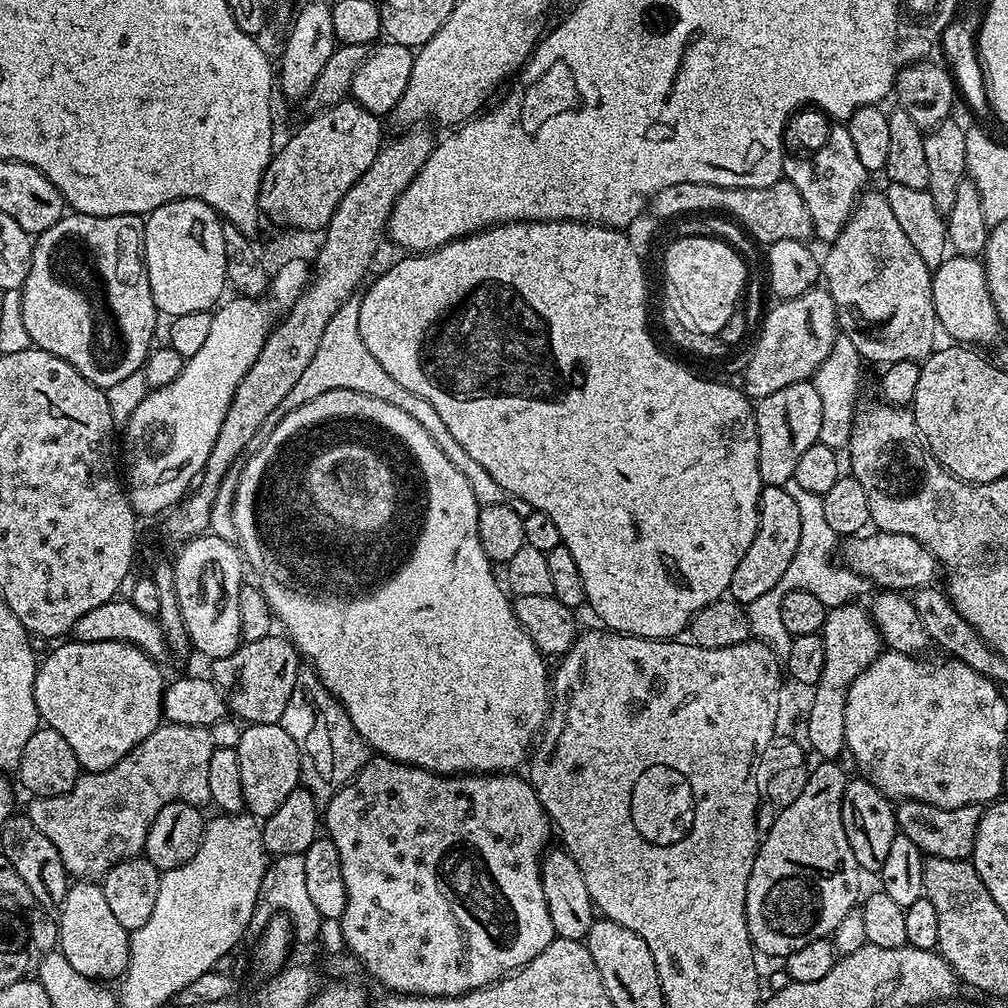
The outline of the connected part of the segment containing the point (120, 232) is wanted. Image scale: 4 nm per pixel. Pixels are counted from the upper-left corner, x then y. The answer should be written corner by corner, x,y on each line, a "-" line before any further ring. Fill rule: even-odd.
81,212
66,214
50,230
39,233
35,237
32,246
32,261
30,262
30,274
26,274
26,282
19,289
22,298
22,322
26,325
26,334
30,334
35,347
46,350
74,366
82,378
89,380
94,386
107,390
114,386
114,382
122,382
122,378
141,371
144,367
144,359
154,347
152,339
156,336
156,319
158,313
156,303
150,294
150,278
144,265
144,220
139,216
130,214
118,214
117,216
87,216

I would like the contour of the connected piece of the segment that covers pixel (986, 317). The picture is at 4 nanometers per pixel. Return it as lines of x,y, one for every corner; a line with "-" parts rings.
952,254
945,259
939,268
932,272
934,310
939,320
939,327
948,336
953,336
953,341
964,346
981,346
980,344
992,344
1000,336
1002,325
998,316
998,310
990,298
988,279
984,273
984,265
977,257

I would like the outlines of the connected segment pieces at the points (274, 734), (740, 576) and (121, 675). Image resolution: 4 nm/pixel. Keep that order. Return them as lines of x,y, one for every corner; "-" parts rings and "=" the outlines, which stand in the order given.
249,724
241,731
236,747
238,770
242,774
244,808
257,818
266,818
286,802
295,788
301,787
300,751
279,724
=
763,485
760,489
759,510
754,542
750,542
750,550
746,550
742,562
738,562
738,570
734,570
734,578
727,591
731,599
745,606
776,586
782,574
786,574
786,566
790,566
794,554
798,554
798,538
802,534
802,517
798,515
798,502
790,498
786,489
=
60,642
55,645
56,649
49,654
48,657
39,661
37,670
37,678
33,686
33,696
36,699
37,709
40,712
40,719
45,725
54,730
58,730
58,734
62,734
62,738
66,738
66,742
70,742
70,750
74,750
74,758
78,758
81,769
84,772
101,772
110,766
117,764
122,758
126,758
126,754
130,754
134,750
134,746
138,746
150,734
154,734
154,730
159,728
162,723
164,714
164,690
166,687
166,679
160,673
161,665
157,661
152,660
142,650
138,650
133,644
126,642
71,642
72,644
64,644
68,642

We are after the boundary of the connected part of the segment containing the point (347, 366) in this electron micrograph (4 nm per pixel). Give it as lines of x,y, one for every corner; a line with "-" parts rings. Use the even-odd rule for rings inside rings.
349,298
341,304
334,318
326,322
326,328
322,330
322,342
318,342
318,350
314,350
314,358
310,358
310,366
306,366
306,374
302,374
298,382
294,382
290,394
283,402
283,407
288,410
297,408
318,398
318,394
335,388
345,388
374,398
382,398
382,402
390,402
390,406
398,406
398,410
406,410
406,414
410,414
410,418
414,418
418,426
422,426
426,434
430,434
438,450
442,450
442,454
446,454
446,458
450,458
450,462
458,466
462,478
470,482
470,490
474,490
474,498
480,505
509,503
508,492
502,490
502,486
498,486
498,482
494,482
490,474
486,474
485,468
479,462
470,458
470,454
466,454
466,449
454,439
454,434
446,430
446,422
438,418
438,410
434,410
434,406
430,406
426,398
416,396
410,390
398,386
398,382
394,382
394,378
390,378
390,374
386,374
386,370
378,366
378,358
374,358
374,354
366,350
366,342
362,342
362,334
358,330
359,309
359,299

